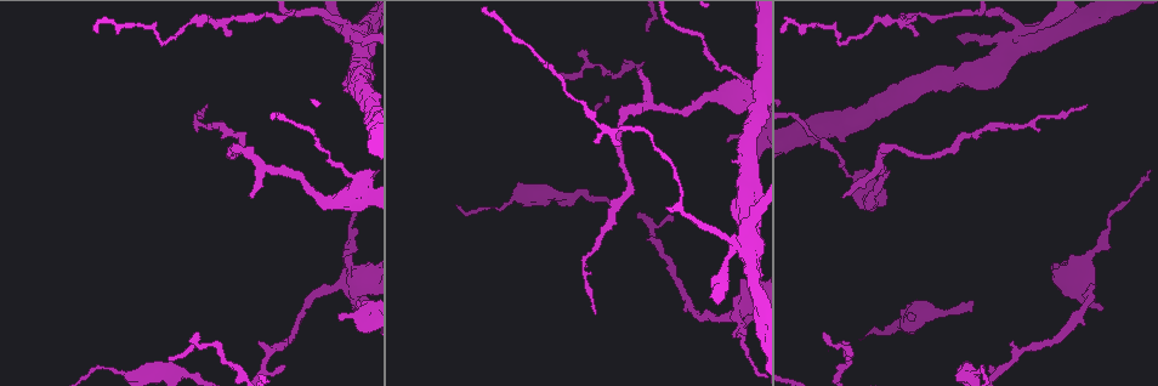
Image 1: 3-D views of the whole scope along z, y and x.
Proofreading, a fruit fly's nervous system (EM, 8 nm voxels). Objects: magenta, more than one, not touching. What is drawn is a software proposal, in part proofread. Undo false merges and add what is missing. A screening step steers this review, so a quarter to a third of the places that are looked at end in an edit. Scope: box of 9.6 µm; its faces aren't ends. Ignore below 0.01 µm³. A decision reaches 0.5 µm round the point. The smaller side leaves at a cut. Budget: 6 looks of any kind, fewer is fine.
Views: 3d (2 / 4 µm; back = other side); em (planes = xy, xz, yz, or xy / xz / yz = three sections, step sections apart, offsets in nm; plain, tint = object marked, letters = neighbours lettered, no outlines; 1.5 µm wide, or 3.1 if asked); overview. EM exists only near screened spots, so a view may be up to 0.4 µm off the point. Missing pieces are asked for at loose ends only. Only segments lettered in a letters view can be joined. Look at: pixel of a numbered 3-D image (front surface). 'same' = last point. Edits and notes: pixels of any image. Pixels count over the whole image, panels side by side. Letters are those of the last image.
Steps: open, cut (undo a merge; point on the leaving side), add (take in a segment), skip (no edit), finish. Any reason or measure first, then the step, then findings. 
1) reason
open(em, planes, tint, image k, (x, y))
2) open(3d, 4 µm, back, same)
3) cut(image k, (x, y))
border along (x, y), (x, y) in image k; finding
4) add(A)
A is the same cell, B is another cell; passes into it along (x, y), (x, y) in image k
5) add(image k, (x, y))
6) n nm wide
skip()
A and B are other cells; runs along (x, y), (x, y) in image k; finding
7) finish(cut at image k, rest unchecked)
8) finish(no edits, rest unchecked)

abrupt turn
open(em, planes, tint, image 1, (551, 72))

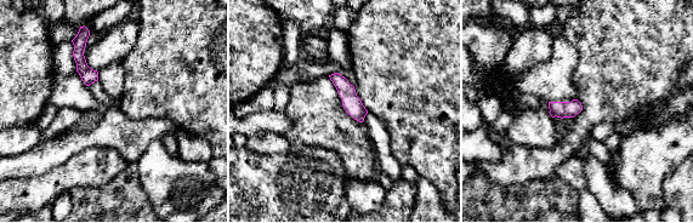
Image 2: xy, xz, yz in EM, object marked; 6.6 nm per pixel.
open(em, planes, letters, same)

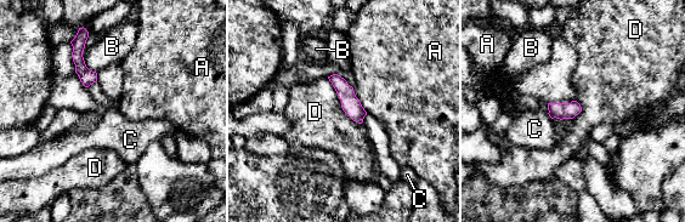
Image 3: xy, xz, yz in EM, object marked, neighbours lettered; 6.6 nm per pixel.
skip()
A, B, C and D are other cells; runs along (333, 78), (346, 94), (360, 119) in image 3; continuous, no second cell

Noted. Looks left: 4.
free end
open(em, planes, tint, image 1, (230, 35))

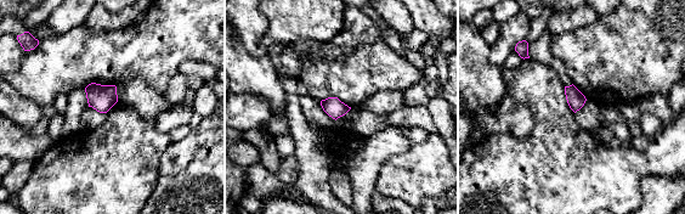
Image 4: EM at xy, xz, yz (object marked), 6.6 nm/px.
see the neighbours
open(em, planes, letters, same)

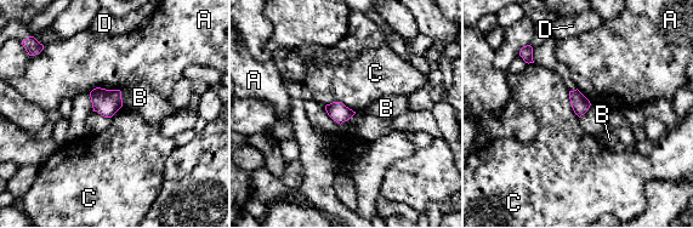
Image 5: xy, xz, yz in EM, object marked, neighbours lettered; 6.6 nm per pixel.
C touches over 220 nm
skip()
A, B, C and D are other cells; none of them fits

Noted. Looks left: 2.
an open end
open(3d, 2 µm, back, image 1, (991, 364))

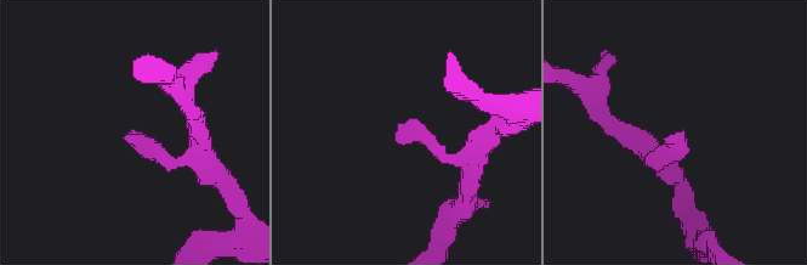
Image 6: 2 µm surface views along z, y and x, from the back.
need the tissue
open(em, xy, step 8, letters, image 6, (128, 136))

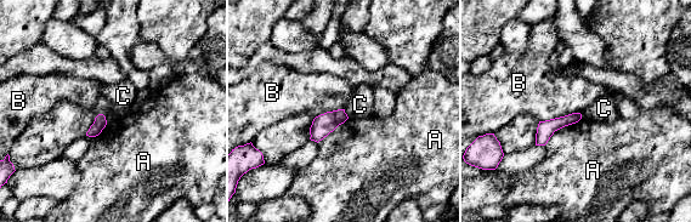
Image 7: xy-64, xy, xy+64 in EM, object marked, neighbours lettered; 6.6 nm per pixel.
skip()
A, B and C are other cells; no lettered segment goes on from it

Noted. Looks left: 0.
finish(no edits, rest unchecked)

